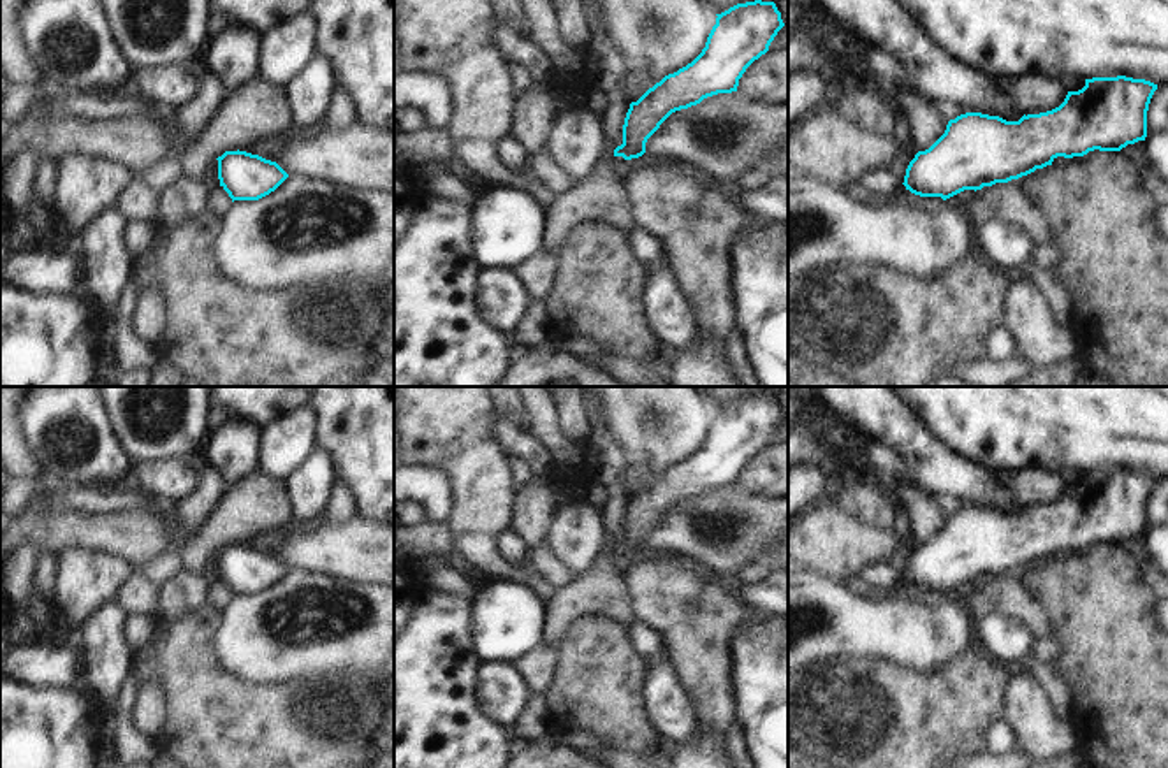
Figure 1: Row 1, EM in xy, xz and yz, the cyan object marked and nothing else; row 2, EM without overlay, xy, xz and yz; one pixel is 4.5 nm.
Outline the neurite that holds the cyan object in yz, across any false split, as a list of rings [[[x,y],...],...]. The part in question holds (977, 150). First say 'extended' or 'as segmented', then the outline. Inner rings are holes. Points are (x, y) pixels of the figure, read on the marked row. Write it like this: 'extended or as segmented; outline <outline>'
as segmented; outline [[[1126,76],[1085,79],[1078,91],[1047,112],[1018,121],[966,112],[909,162],[904,186],[943,200],[964,192],[1008,183],[1052,165],[1057,156],[1121,151],[1145,141],[1147,111],[1157,84]]]

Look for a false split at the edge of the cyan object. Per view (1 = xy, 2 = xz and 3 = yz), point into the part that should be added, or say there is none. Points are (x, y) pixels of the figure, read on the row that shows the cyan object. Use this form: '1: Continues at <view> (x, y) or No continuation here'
1: No continuation here
2: No continuation here
3: No continuation here.

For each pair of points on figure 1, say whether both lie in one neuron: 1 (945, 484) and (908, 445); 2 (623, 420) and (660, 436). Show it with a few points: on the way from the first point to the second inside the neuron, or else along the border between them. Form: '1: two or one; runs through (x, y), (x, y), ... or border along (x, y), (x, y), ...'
1: one; runs through (938, 475), (917, 454)
2: one; runs through (632, 420), (644, 420), (651, 427)

